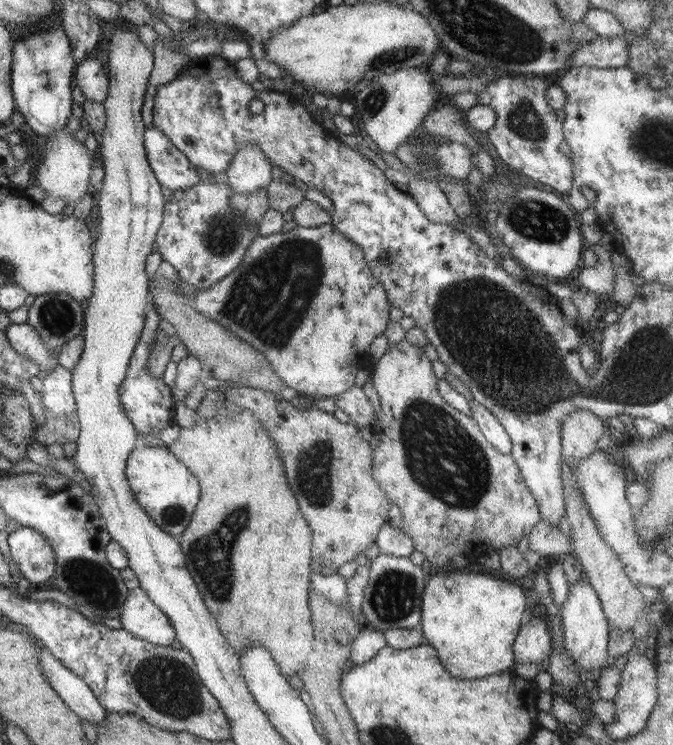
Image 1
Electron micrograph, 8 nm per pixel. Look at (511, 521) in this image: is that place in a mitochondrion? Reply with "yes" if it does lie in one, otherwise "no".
no

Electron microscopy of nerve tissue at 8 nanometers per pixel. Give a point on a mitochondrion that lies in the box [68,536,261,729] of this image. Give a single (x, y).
(164, 682)

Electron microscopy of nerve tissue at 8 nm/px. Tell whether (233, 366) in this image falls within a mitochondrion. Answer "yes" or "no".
no

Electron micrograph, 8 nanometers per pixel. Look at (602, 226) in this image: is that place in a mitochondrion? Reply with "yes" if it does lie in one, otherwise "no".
no

